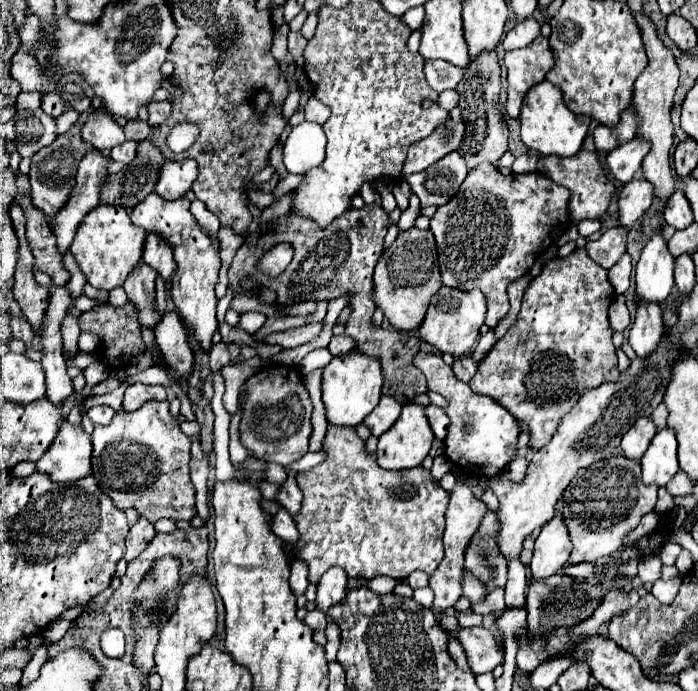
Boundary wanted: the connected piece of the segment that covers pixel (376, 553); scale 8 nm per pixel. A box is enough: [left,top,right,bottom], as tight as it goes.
[283,424,449,584]

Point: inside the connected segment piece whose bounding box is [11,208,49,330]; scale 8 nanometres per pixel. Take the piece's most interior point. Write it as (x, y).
(32, 298)

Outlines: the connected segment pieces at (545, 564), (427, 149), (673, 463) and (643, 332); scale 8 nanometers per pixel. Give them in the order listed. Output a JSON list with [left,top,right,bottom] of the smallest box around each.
[[531,516,571,578],[403,108,465,180],[641,426,679,486],[629,294,663,358]]

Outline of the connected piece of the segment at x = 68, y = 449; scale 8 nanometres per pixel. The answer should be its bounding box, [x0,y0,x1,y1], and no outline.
[37,418,91,482]

